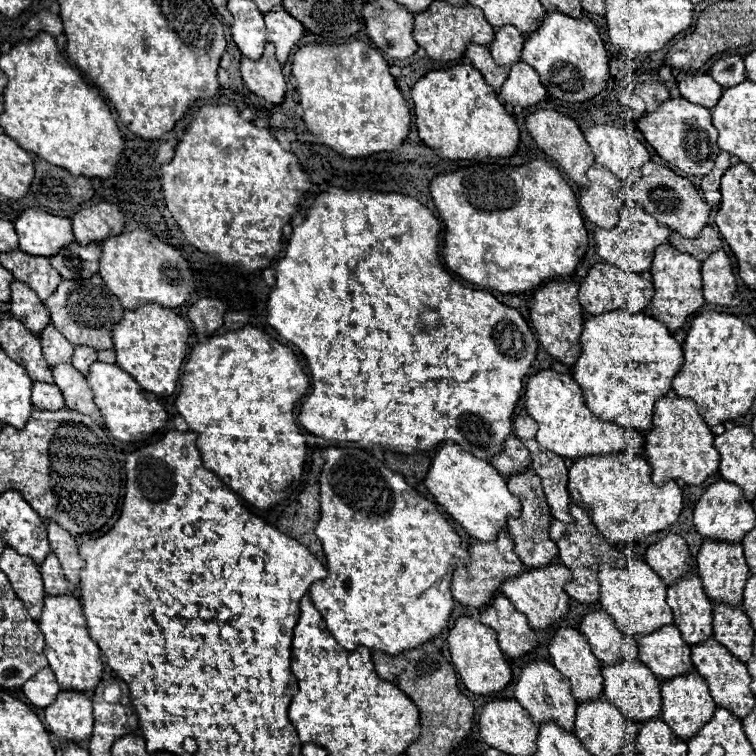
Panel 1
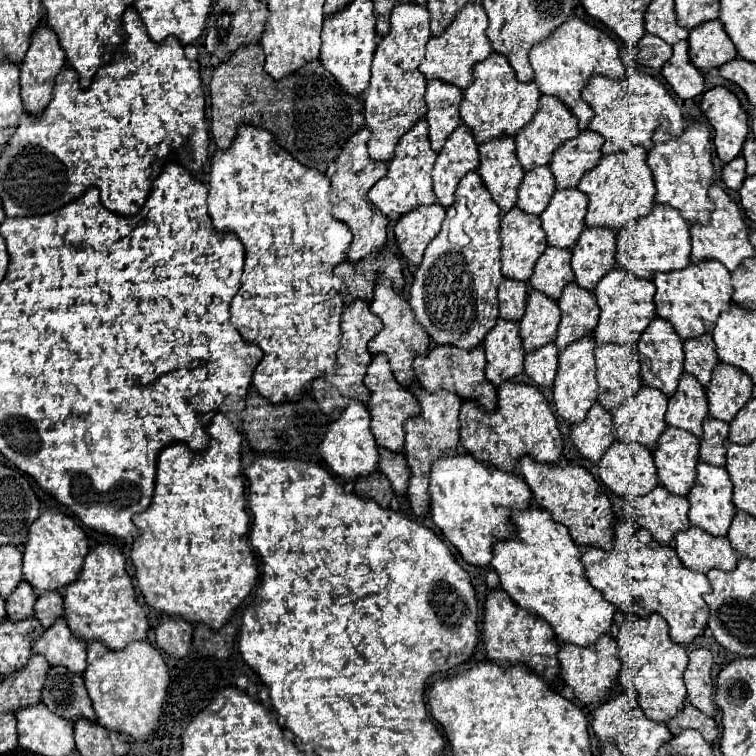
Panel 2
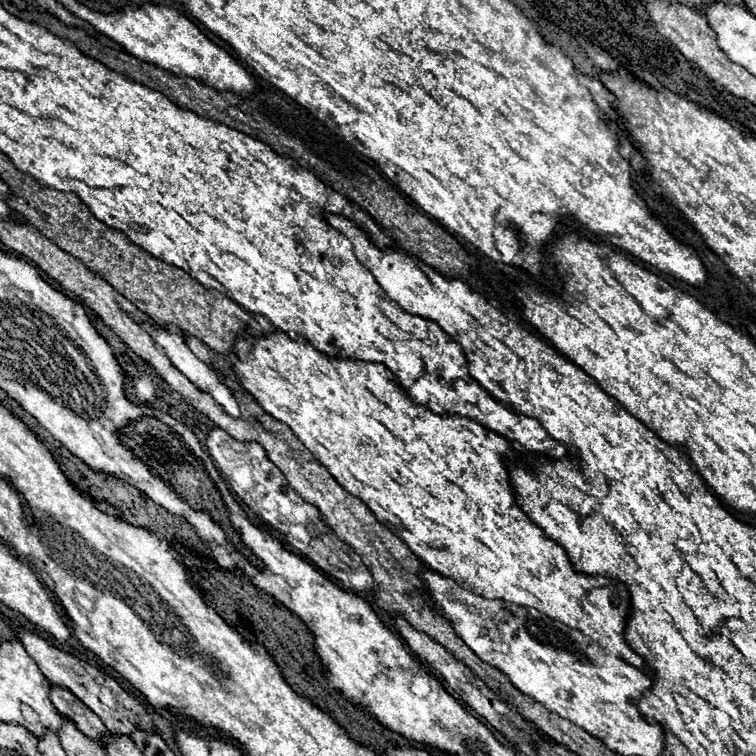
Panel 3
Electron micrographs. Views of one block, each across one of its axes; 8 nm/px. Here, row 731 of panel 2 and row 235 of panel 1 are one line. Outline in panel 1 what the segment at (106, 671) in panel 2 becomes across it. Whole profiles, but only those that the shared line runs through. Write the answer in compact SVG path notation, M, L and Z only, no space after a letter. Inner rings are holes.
M136 228L132 232L108 236L100 242L100 246L102 256L98 274L102 276L106 286L120 298L126 310L134 310L144 302L156 302L166 308L178 308L188 302L188 296L194 288L188 262L178 250L162 242L158 236L150 234L144 228Z

